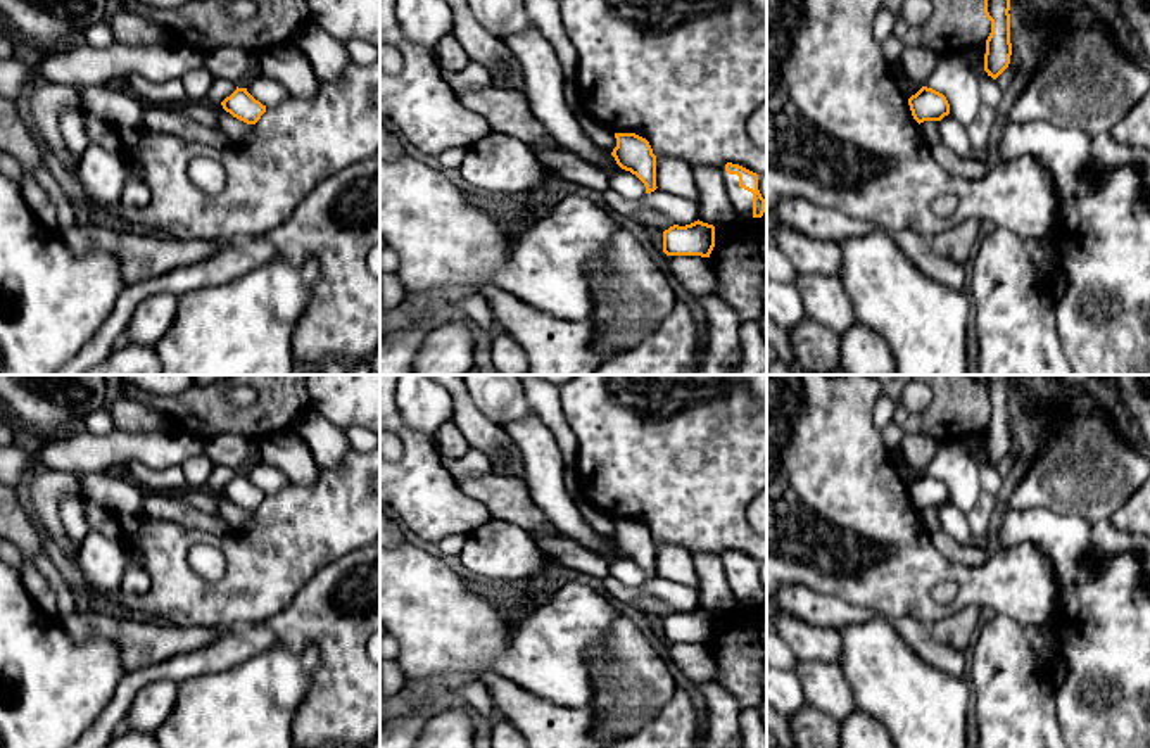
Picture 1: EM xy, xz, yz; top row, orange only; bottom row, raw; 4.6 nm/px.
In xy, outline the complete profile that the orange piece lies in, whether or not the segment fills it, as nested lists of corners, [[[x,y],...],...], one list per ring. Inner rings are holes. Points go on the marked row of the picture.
[[[238,88],[221,102],[223,109],[233,117],[256,124],[261,116],[266,112],[266,105],[256,100],[247,88]]]

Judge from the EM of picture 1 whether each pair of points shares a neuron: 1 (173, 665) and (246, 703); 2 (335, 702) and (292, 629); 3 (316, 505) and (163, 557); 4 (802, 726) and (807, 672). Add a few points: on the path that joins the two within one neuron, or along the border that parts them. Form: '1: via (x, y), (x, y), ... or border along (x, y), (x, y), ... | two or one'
1: border along (235, 667), (192, 676), (180, 683) | two
2: via (335, 679), (335, 655), (315, 634) | one
3: via (278, 543), (230, 589), (201, 588) | one
4: via (814, 712), (814, 686) | one

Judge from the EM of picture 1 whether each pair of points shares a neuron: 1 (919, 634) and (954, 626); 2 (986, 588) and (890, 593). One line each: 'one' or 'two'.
1: two
2: one

